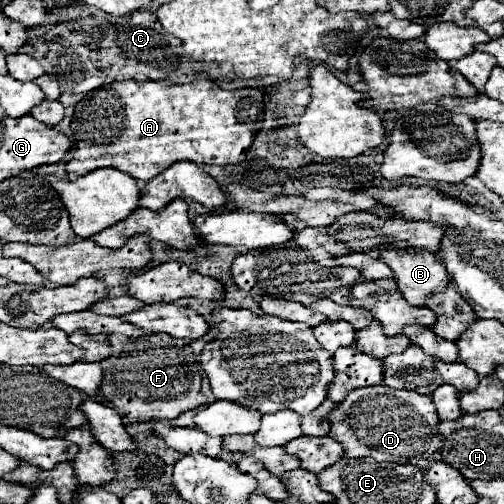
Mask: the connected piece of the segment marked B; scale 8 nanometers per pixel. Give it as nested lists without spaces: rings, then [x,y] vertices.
[[[383,249],[381,251],[381,259],[393,269],[395,273],[395,281],[399,285],[399,291],[403,293],[403,297],[411,303],[411,305],[425,305],[427,297],[433,293],[439,293],[439,289],[445,289],[445,285],[451,283],[451,277],[443,265],[443,261],[439,261],[433,253],[423,251],[417,253],[413,249]]]

